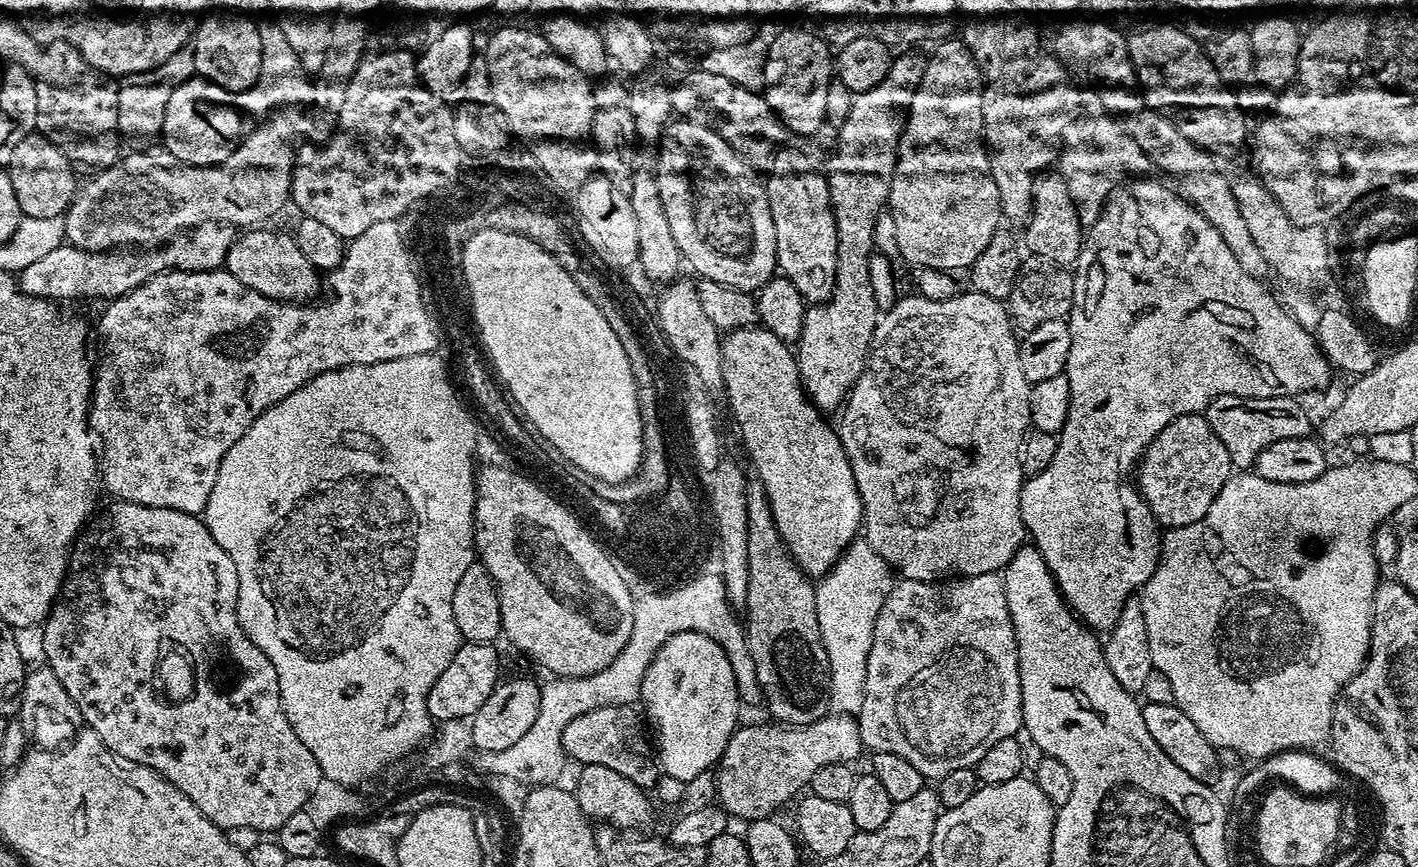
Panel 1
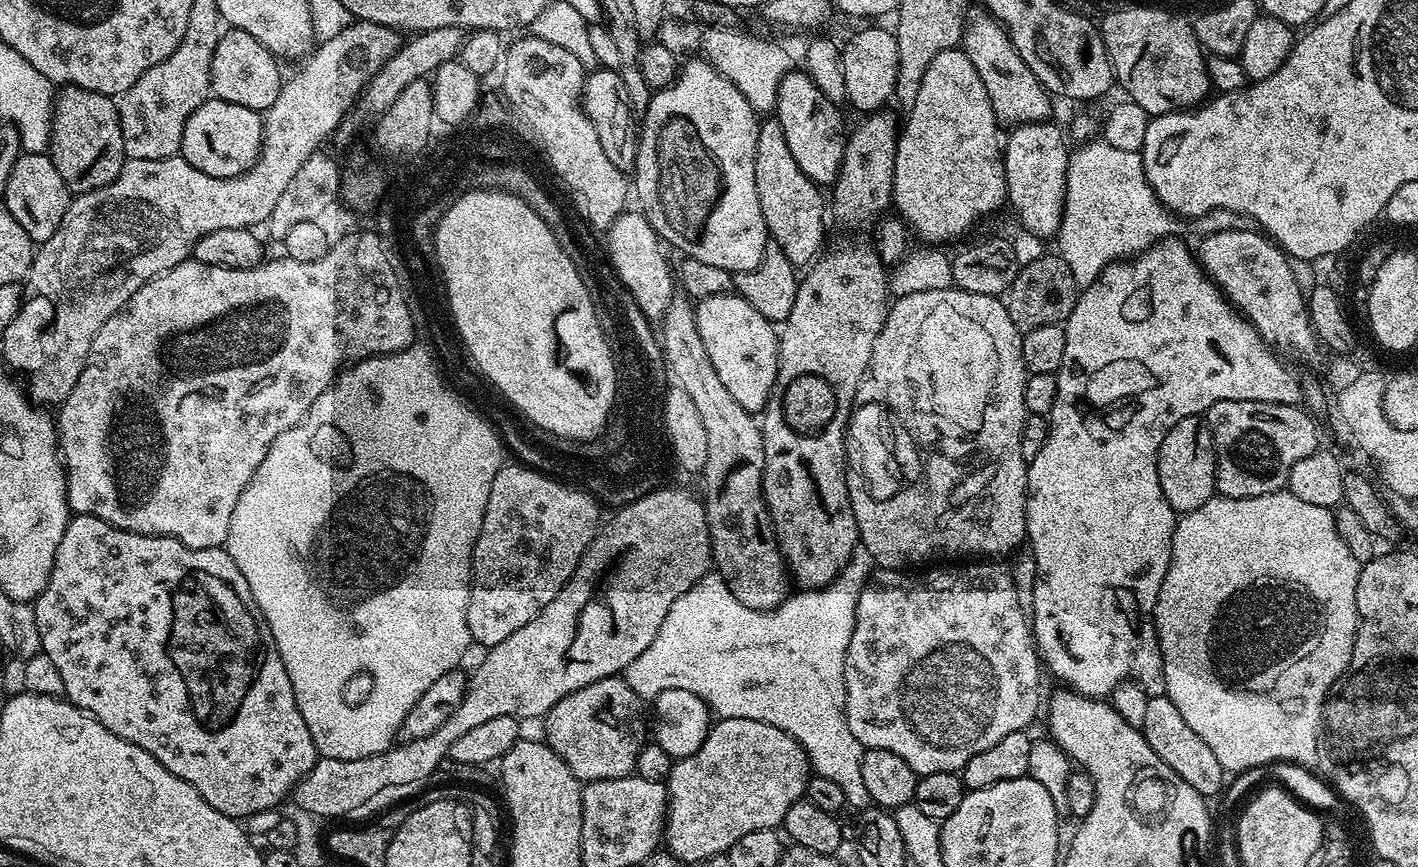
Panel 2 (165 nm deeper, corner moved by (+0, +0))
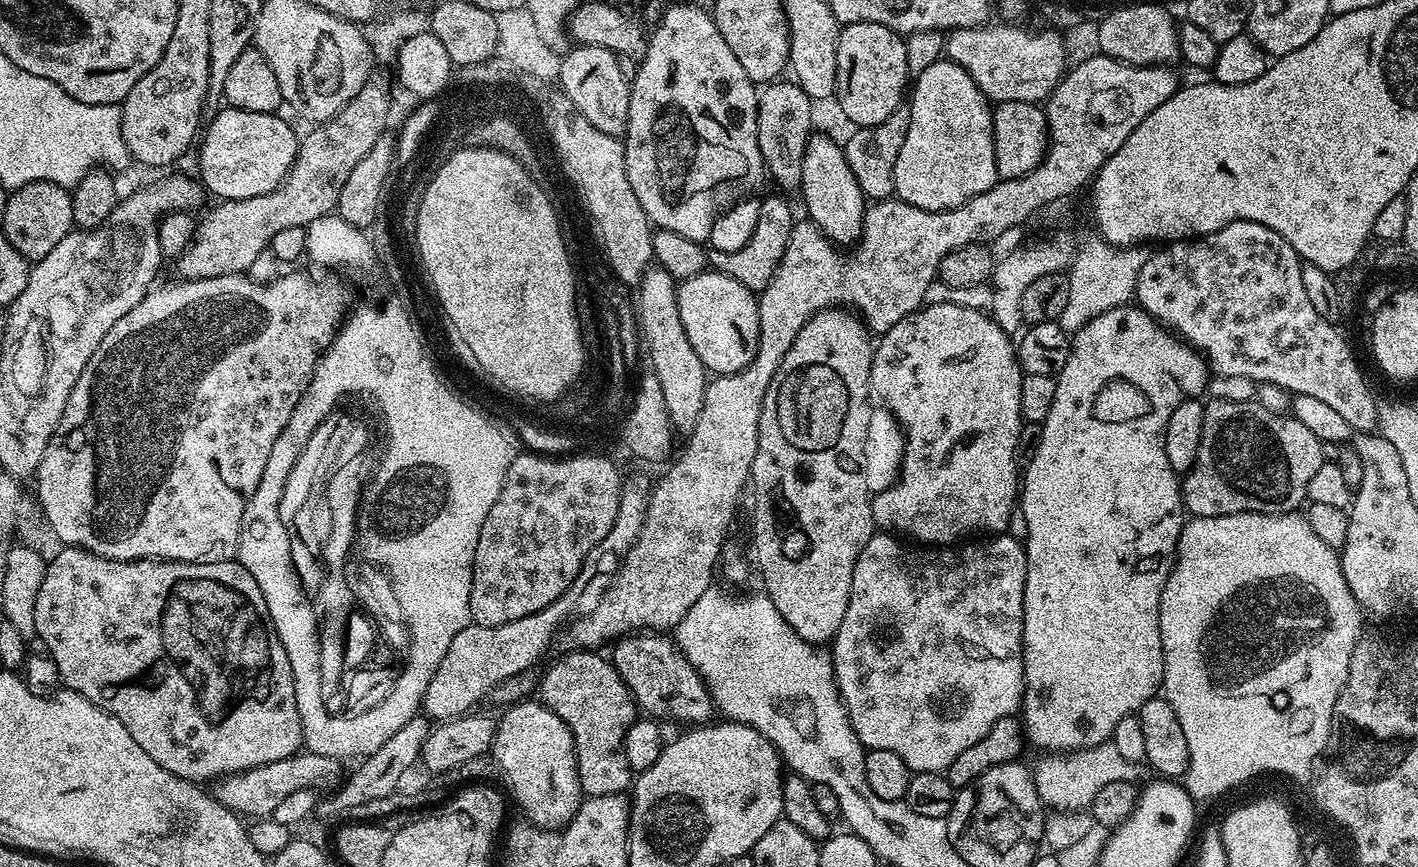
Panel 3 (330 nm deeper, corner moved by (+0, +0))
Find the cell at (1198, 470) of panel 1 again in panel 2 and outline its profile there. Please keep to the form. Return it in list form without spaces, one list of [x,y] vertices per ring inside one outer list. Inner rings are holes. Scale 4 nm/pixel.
[[[1200,416],[1182,418],[1182,422],[1178,422],[1178,426],[1174,426],[1166,438],[1162,438],[1162,446],[1158,450],[1158,482],[1162,482],[1162,494],[1166,494],[1166,502],[1170,502],[1177,514],[1198,510],[1198,506],[1217,495],[1216,451],[1207,423]]]

